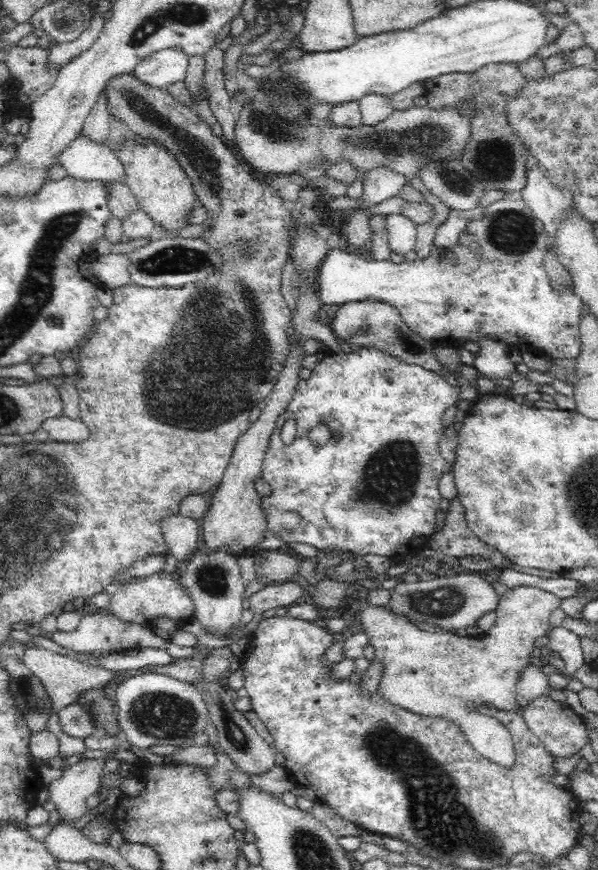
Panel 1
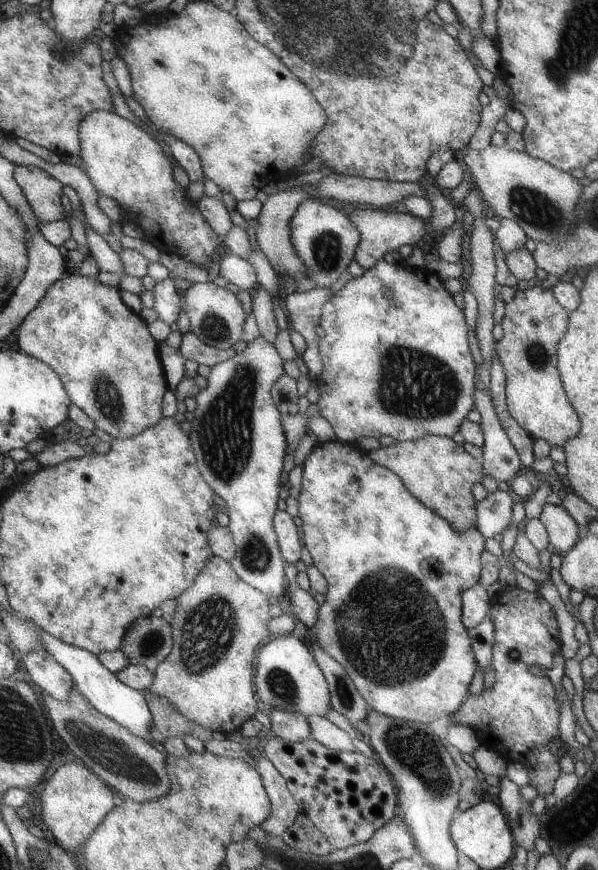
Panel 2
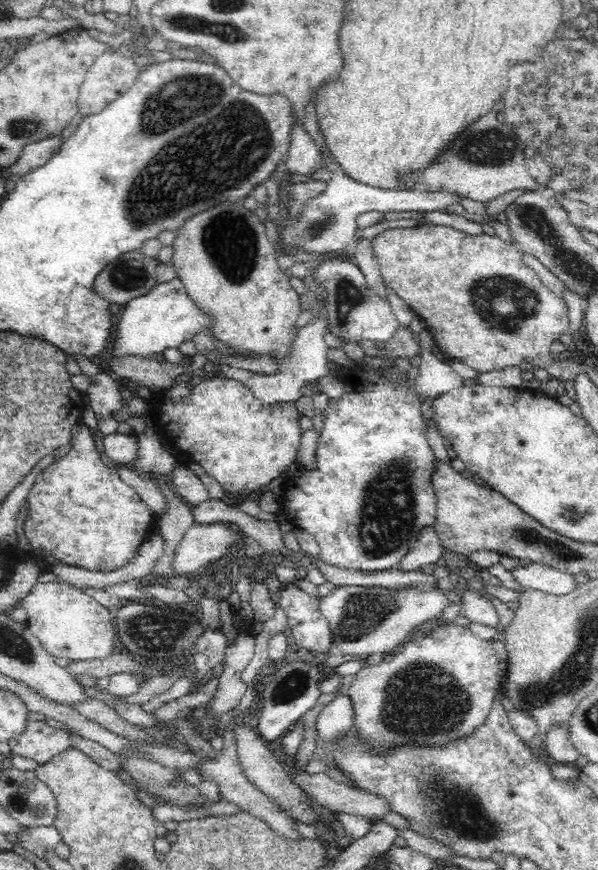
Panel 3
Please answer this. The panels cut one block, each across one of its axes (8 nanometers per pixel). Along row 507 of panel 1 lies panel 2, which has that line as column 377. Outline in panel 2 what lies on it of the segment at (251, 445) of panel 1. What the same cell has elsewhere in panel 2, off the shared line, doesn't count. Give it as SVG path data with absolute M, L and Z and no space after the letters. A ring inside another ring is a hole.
M356 208L348 219L352 220L359 234L362 236L358 249L355 251L355 260L364 268L370 269L376 262L383 261L387 253L398 251L402 245L415 246L424 236L424 220L402 214L400 212L385 212L382 209Z

